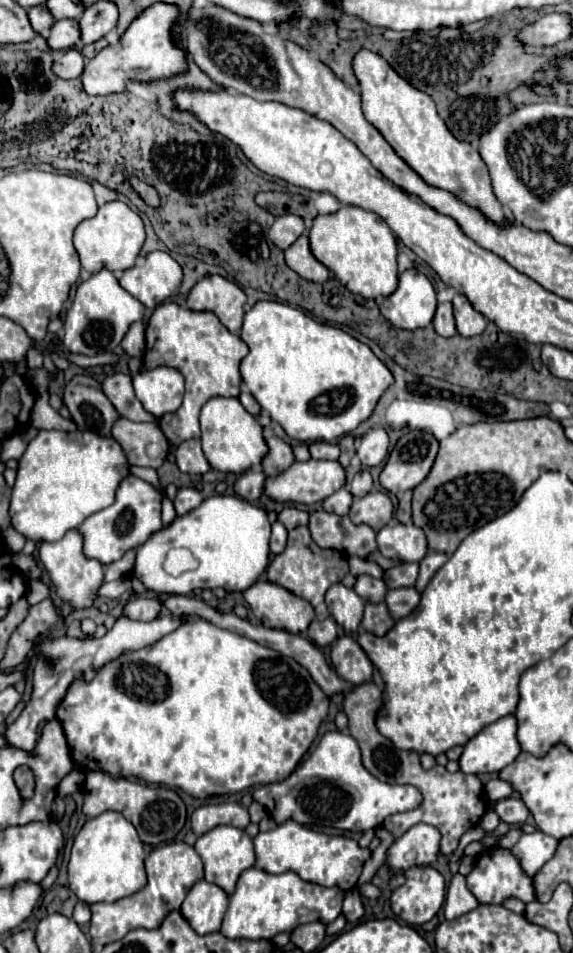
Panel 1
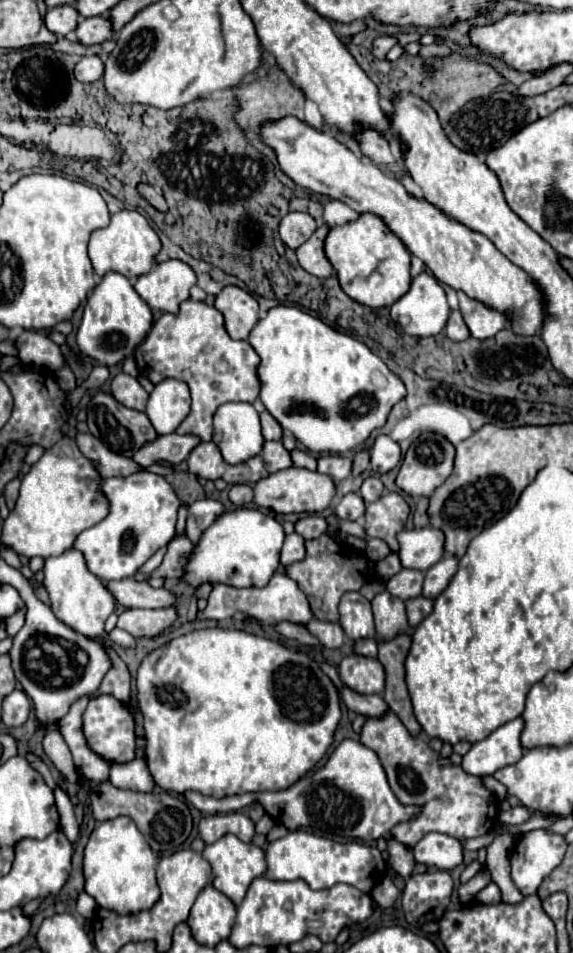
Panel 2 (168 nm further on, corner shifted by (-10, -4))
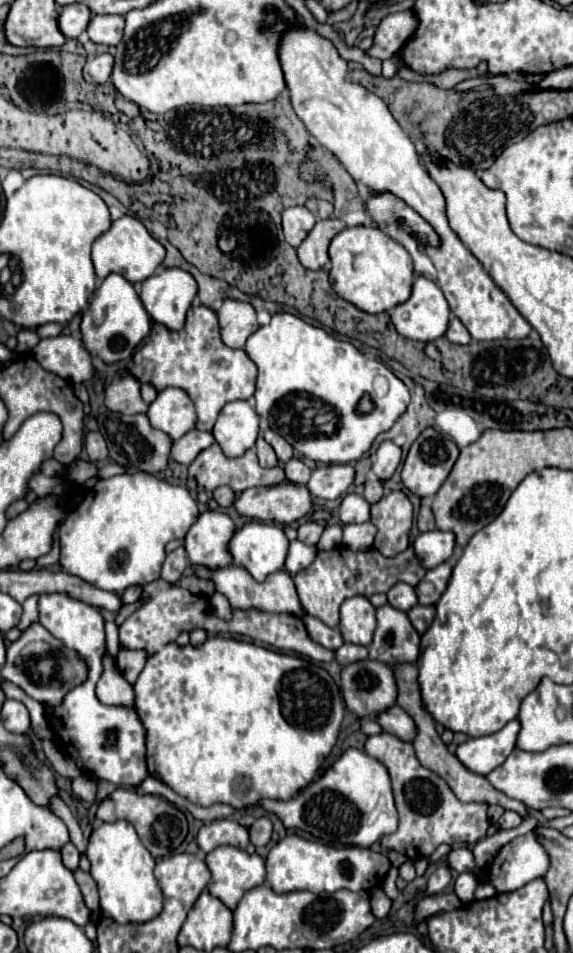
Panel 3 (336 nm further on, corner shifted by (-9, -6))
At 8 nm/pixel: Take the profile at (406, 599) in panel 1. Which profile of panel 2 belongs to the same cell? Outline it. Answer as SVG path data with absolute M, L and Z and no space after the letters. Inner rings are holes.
M420 595L406 601L406 615L408 615L410 627L416 627L430 611L432 611L432 599L426 599Z

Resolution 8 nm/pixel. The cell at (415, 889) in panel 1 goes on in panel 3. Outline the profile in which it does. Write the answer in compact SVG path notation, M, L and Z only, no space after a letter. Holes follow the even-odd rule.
M441 865L433 871L433 875L429 877L429 883L427 883L427 891L425 895L435 895L439 891L443 891L451 881L451 869L449 865Z

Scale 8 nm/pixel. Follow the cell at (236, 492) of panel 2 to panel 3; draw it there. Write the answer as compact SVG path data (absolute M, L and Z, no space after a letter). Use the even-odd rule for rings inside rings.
M217 487L217 489L213 491L213 499L215 499L221 507L229 507L229 505L233 505L233 501L235 501L235 493L233 493L229 487Z

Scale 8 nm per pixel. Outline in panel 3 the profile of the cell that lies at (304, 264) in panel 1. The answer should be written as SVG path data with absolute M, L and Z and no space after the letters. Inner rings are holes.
M325 219L325 221L317 221L315 227L311 229L311 233L307 235L307 239L297 247L297 255L303 267L307 269L323 269L329 263L329 243L331 239L343 231L347 225L341 219Z

